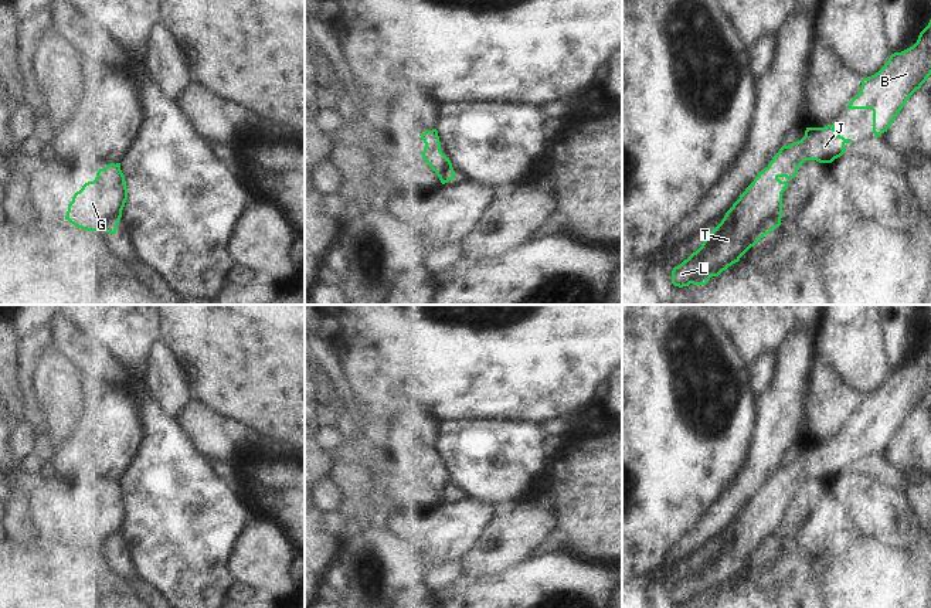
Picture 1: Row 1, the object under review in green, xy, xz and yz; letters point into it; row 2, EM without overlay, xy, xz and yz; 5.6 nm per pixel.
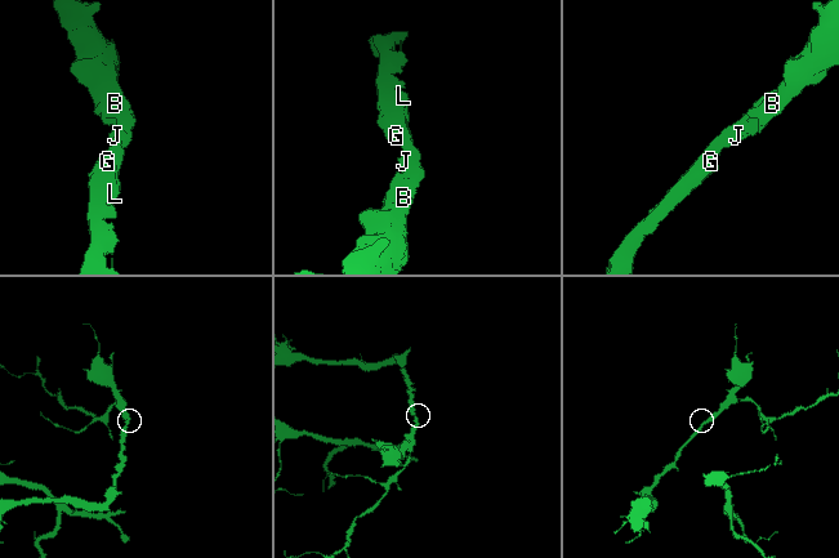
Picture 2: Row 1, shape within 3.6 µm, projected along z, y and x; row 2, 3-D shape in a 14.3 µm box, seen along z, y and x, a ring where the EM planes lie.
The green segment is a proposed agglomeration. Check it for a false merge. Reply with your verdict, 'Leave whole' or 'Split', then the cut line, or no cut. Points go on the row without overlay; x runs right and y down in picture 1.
Leave whole. No split

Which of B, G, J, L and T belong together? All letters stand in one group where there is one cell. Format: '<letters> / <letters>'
B G J L T

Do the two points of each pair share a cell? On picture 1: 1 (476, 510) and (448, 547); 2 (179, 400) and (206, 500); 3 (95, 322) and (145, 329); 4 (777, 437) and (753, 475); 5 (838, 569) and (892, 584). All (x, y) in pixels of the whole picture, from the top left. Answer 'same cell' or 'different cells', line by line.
1: same cell
2: different cells
3: same cell
4: same cell
5: same cell

